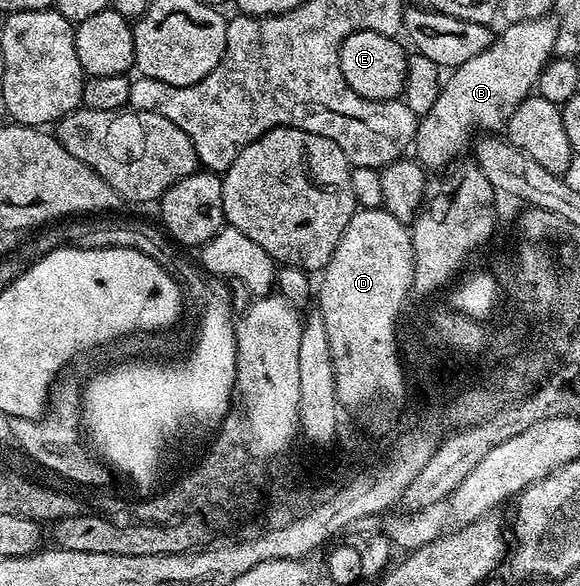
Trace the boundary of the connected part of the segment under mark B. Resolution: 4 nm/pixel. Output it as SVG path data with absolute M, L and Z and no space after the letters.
M552 16L505 25L504 34L497 33L486 52L478 52L474 60L466 60L466 64L455 67L449 73L452 75L443 79L434 108L417 121L416 161L429 171L440 170L450 165L467 146L469 149L477 132L503 131L518 104L533 93L544 65L553 57L556 27Z

